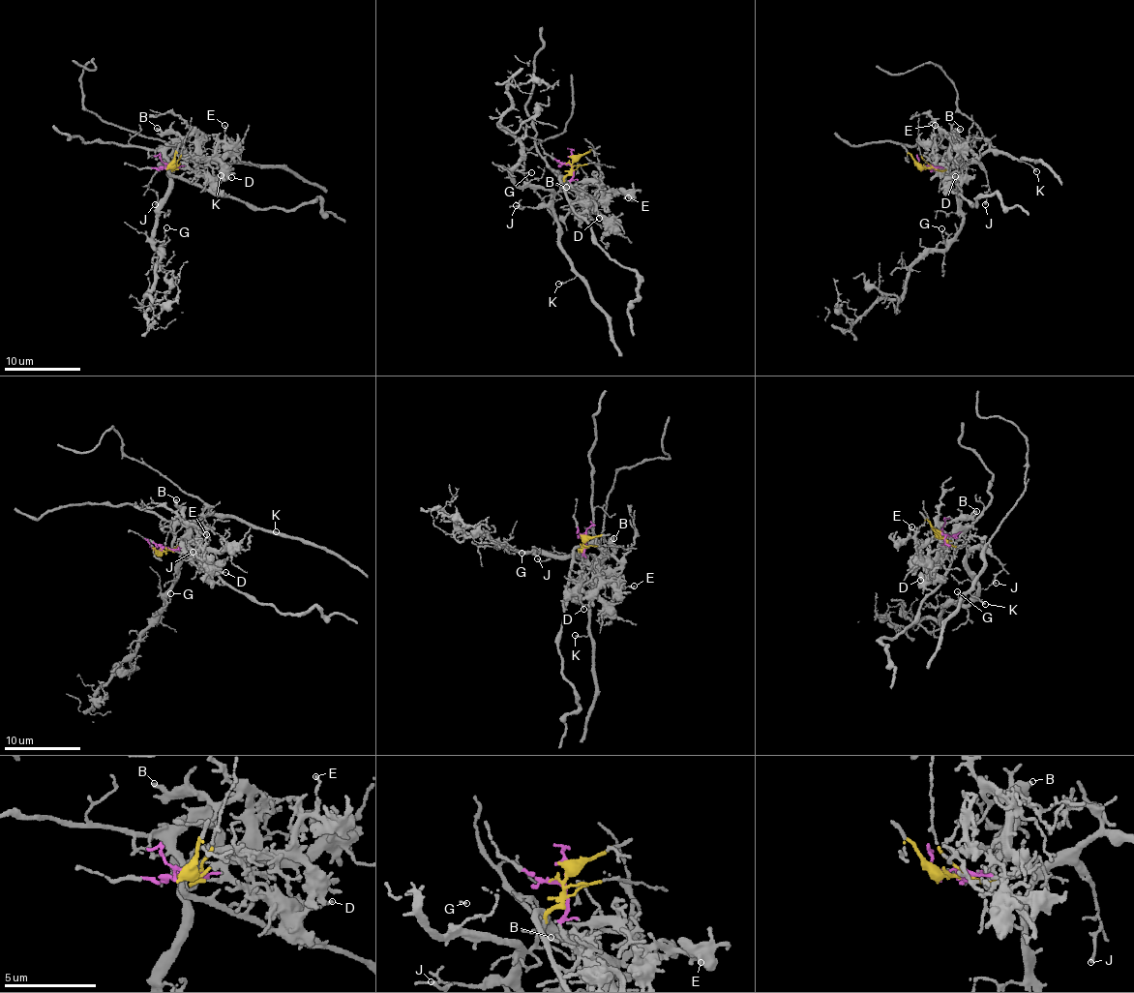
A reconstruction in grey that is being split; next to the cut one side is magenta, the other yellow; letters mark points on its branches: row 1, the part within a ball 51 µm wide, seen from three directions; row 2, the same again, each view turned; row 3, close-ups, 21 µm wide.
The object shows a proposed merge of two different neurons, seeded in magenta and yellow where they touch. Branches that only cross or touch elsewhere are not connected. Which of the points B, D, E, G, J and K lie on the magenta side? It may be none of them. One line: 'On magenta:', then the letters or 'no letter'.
On magenta: B, D, E

